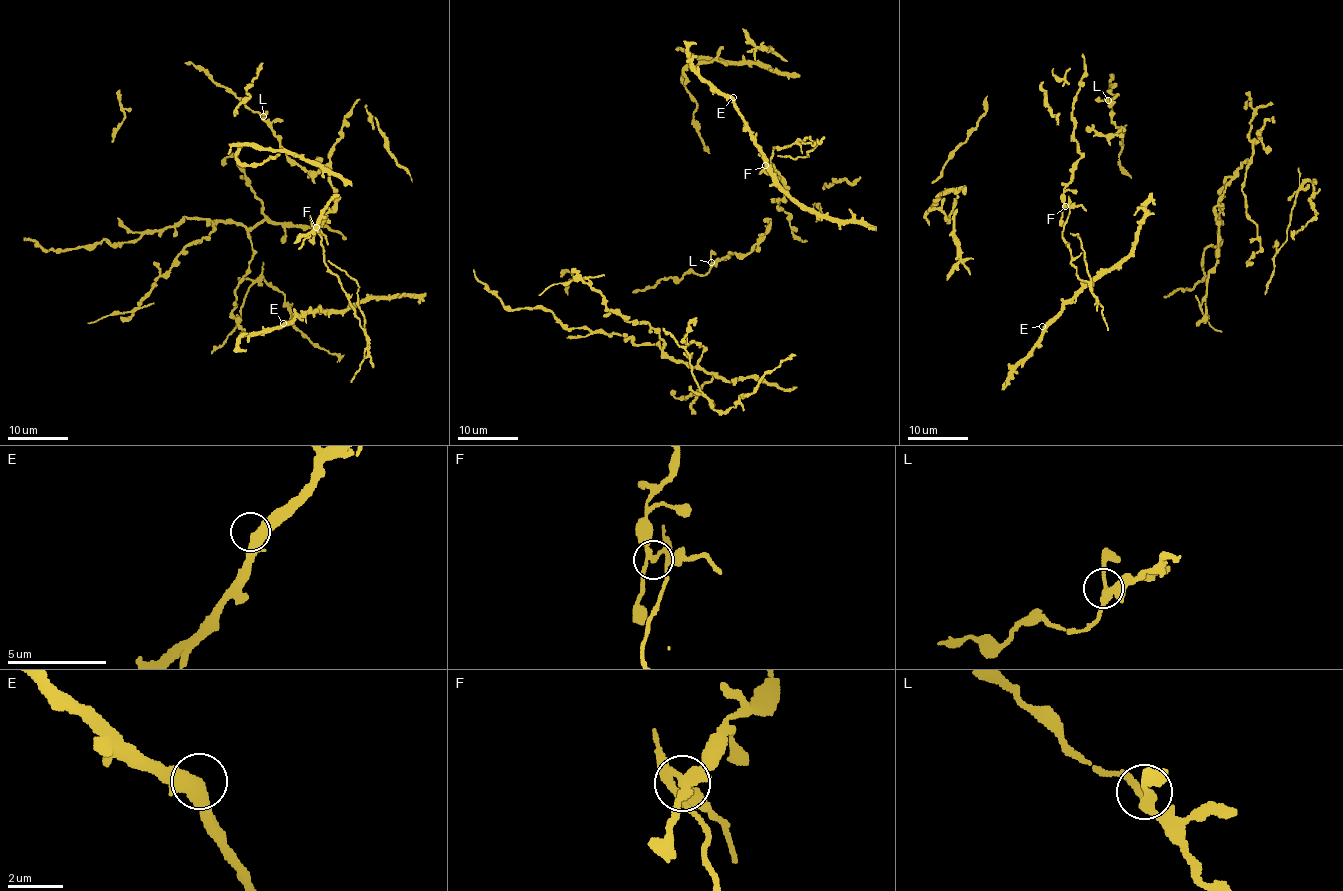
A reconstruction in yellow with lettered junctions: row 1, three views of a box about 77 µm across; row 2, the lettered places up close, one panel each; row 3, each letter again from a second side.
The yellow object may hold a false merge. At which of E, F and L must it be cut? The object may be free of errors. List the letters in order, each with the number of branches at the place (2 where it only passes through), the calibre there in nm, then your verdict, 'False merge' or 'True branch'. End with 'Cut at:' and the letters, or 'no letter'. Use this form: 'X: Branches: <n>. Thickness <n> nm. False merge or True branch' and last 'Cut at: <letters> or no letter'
E: Branches: 3. Thickness 380 nm. True branch
F: Branches: 4. Thickness 220 nm. False merge
L: Branches: 3. Thickness 240 nm. True branch
Cut at: F

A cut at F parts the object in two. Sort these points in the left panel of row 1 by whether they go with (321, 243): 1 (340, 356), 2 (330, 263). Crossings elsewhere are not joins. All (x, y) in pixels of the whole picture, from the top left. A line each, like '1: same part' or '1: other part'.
1: other part
2: same part

